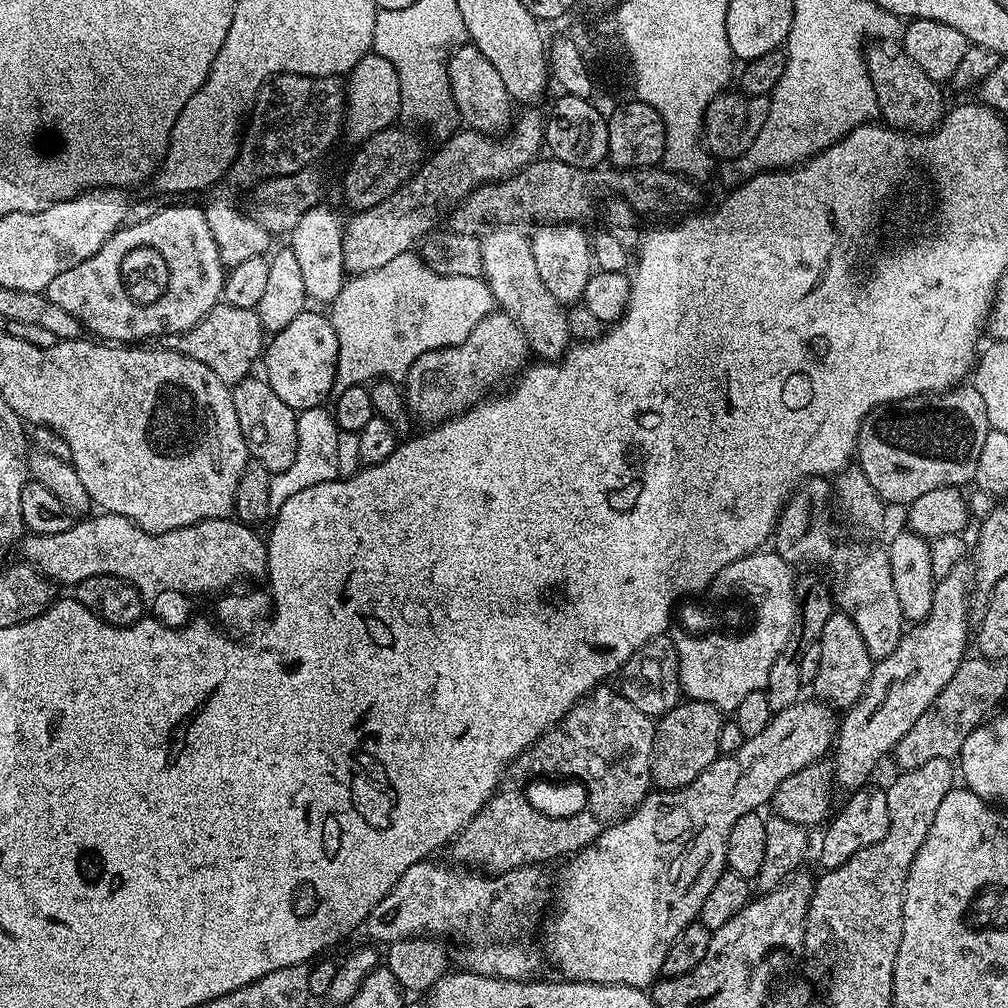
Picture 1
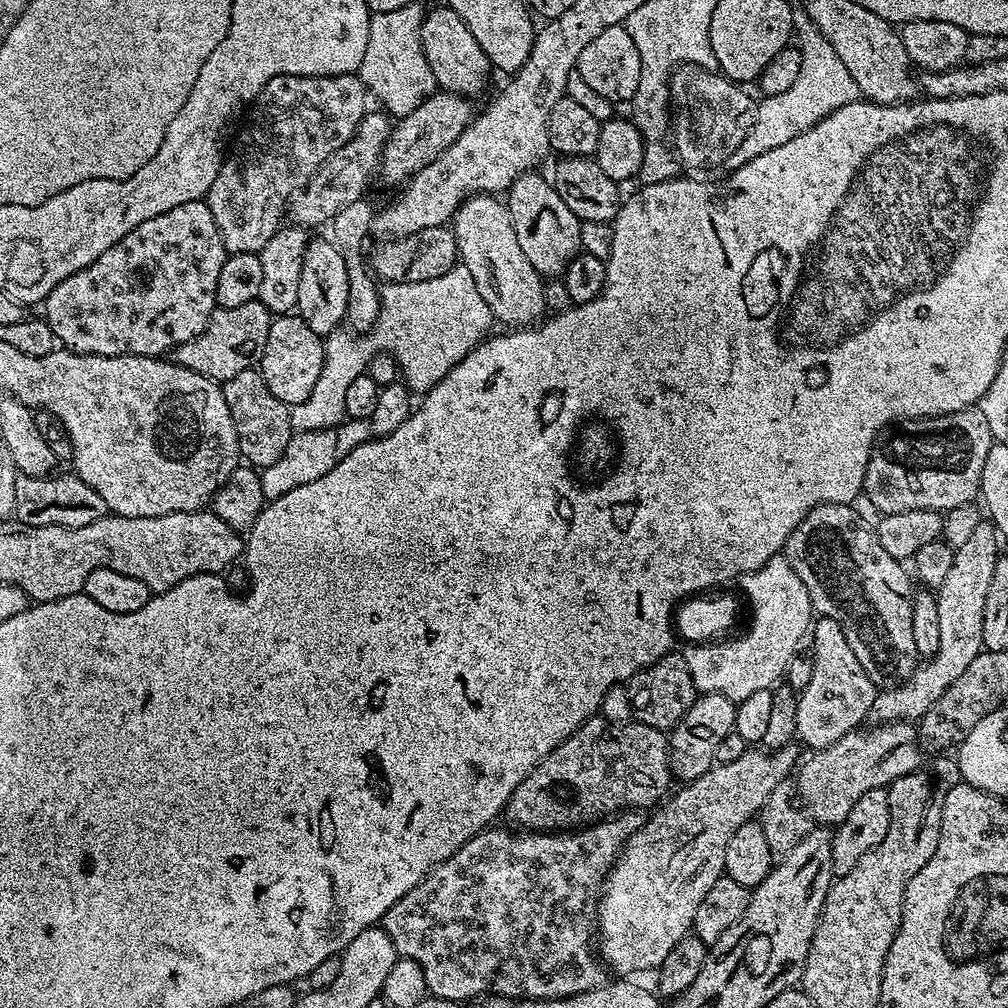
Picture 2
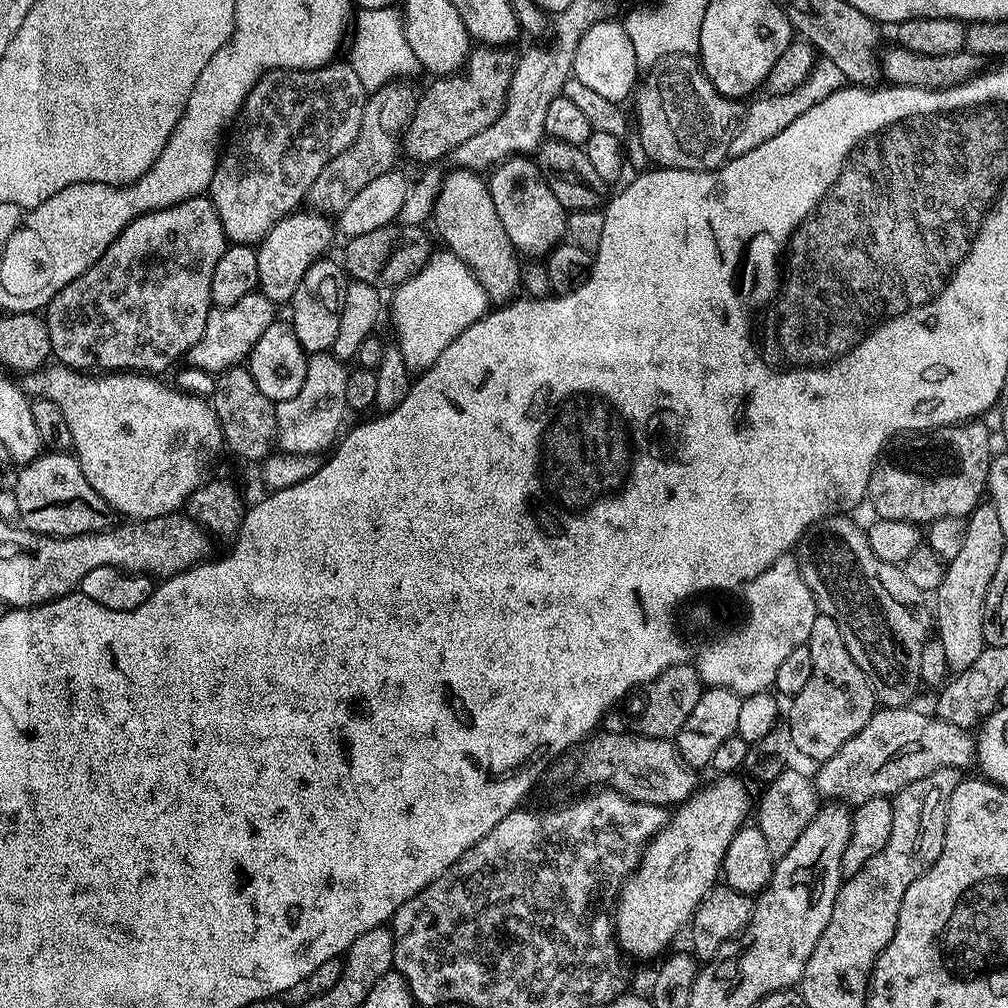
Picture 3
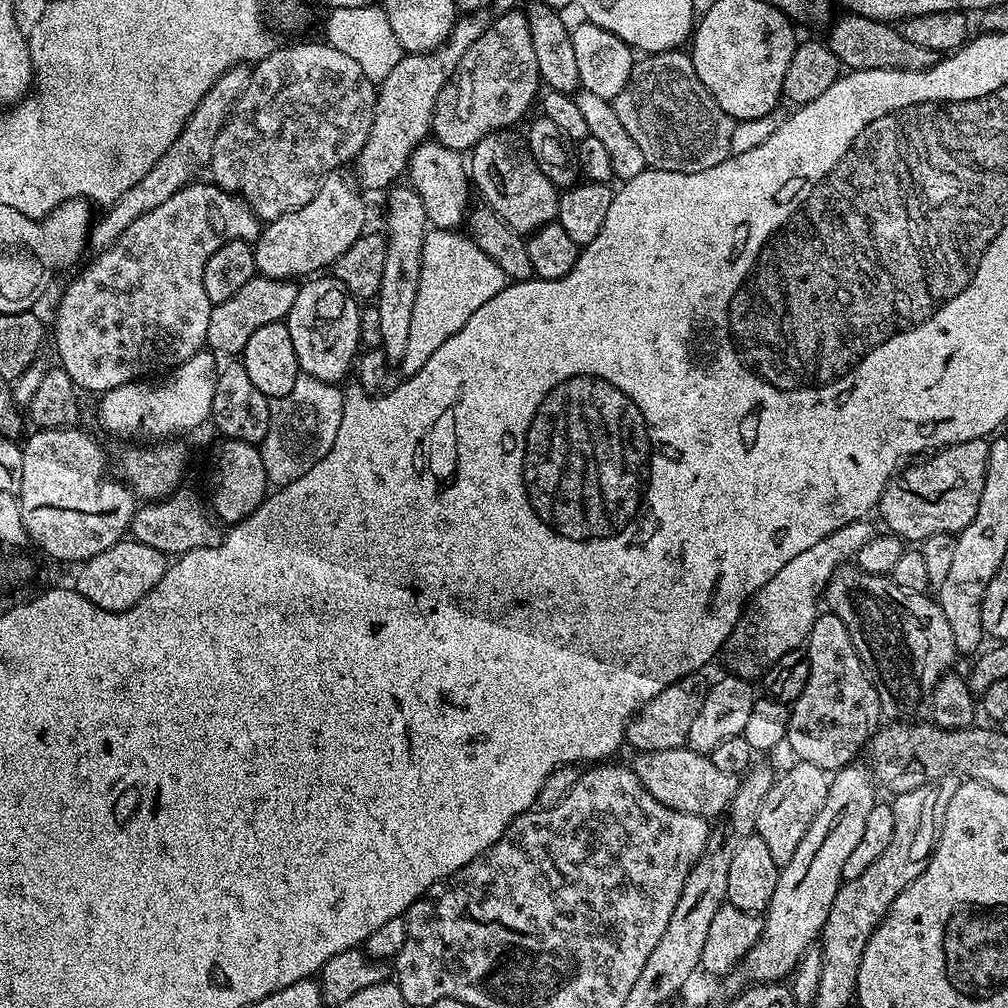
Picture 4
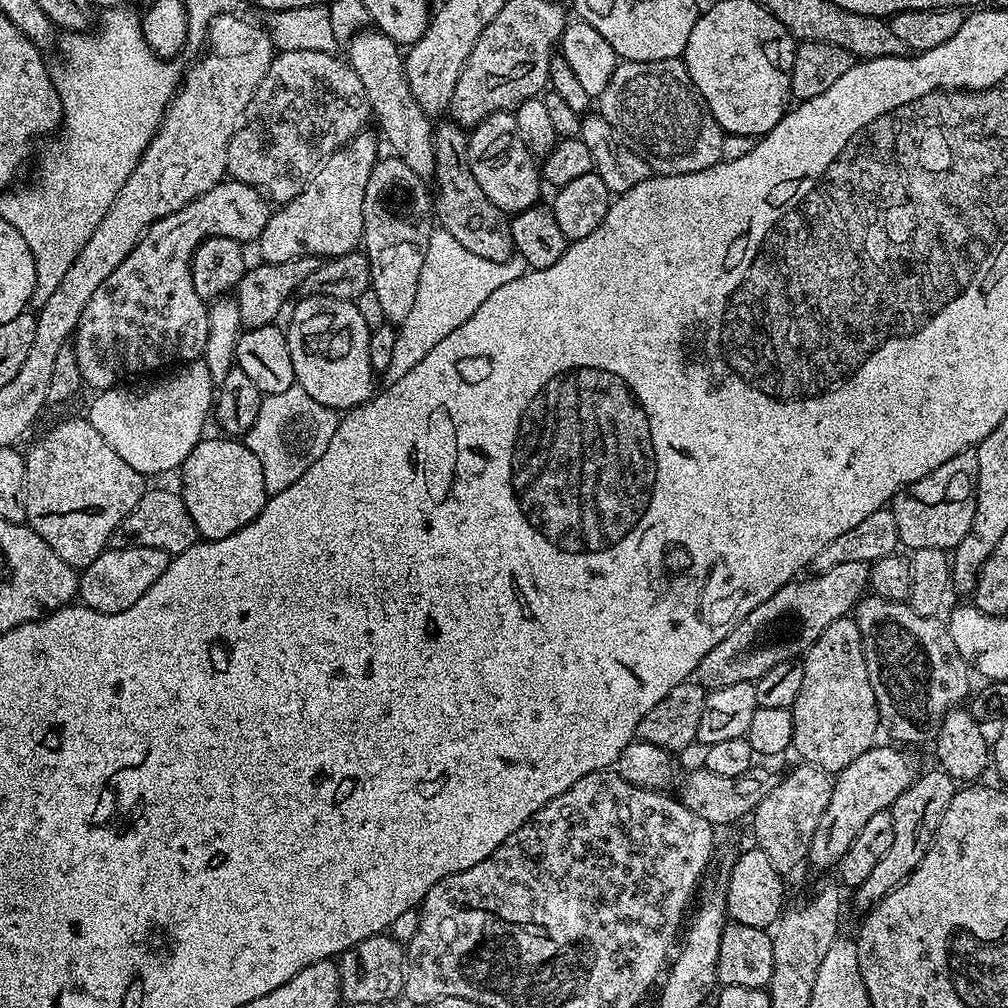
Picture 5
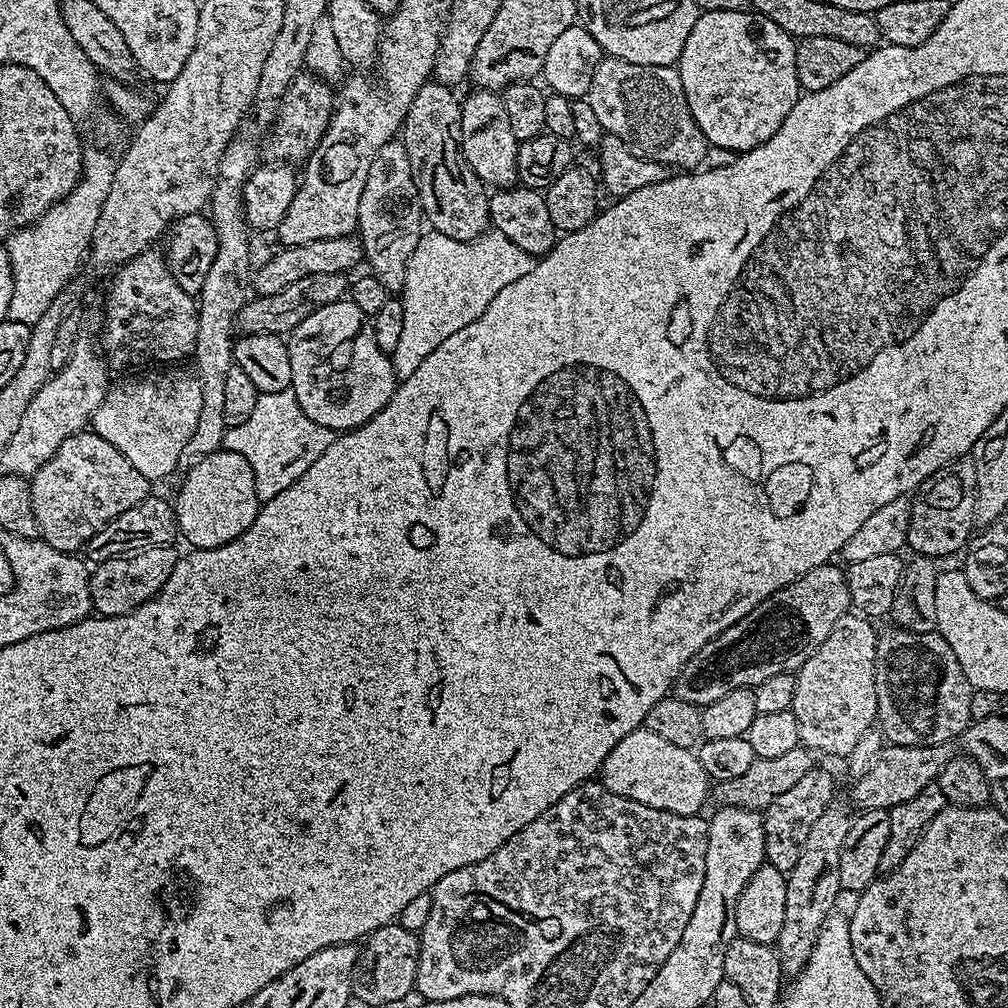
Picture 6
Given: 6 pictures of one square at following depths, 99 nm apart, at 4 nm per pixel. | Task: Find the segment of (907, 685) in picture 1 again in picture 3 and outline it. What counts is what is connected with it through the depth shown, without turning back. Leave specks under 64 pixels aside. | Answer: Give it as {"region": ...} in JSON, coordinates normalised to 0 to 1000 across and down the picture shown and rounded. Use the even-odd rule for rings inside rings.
{"region":[[[983,498],[969,500],[958,513],[954,544],[938,560],[935,577],[927,588],[927,619],[931,624],[931,633],[938,645],[938,657],[945,668],[961,663],[978,642],[974,629],[976,594],[982,581],[982,573],[986,573],[986,564],[997,547],[998,533],[994,530],[990,506]]]}

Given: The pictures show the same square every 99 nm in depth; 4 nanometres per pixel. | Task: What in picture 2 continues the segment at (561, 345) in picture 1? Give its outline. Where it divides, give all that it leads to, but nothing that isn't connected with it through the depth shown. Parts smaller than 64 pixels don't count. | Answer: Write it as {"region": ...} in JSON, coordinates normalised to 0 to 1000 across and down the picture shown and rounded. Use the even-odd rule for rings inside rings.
{"region":[[[488,192],[464,195],[448,213],[446,225],[456,249],[455,261],[466,268],[474,292],[478,292],[495,320],[497,317],[500,323],[524,323],[541,313],[540,278],[526,264],[518,244],[514,244],[514,232],[510,232],[510,220],[506,220],[504,203],[499,197]]]}

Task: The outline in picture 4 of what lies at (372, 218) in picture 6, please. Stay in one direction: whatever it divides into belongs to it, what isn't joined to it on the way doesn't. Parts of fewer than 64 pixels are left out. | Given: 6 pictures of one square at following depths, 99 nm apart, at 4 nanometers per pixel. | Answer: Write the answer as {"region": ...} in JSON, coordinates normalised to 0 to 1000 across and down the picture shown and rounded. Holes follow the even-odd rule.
{"region":[[[389,185],[384,188],[385,207],[381,210],[383,231],[383,260],[379,260],[379,280],[371,295],[375,308],[379,344],[386,359],[400,358],[407,339],[407,315],[411,312],[411,296],[415,296],[415,276],[419,272],[419,244],[426,225],[419,196],[408,185]]]}

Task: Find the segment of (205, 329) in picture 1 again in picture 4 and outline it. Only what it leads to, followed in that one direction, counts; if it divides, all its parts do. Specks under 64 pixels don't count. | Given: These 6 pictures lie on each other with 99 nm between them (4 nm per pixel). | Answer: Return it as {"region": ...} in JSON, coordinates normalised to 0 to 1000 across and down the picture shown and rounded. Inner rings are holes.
{"region":[[[255,272],[232,292],[232,296],[224,296],[224,300],[211,302],[208,308],[208,323],[204,323],[205,344],[211,350],[222,355],[230,355],[241,350],[244,339],[259,323],[268,323],[273,317],[281,318],[286,313],[288,304],[292,304],[292,296],[296,296],[296,282],[293,278],[269,278],[266,274]]]}

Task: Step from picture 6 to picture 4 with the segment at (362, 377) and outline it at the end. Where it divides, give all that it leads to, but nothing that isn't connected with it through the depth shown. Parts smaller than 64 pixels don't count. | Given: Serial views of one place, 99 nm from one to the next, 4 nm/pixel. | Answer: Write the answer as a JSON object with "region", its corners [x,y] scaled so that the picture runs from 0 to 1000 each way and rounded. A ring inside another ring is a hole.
{"region":[[[328,272],[311,273],[297,283],[296,296],[292,296],[292,304],[288,304],[284,320],[301,372],[336,382],[337,376],[350,368],[351,358],[359,345],[357,308],[358,303],[353,295],[344,290]]]}

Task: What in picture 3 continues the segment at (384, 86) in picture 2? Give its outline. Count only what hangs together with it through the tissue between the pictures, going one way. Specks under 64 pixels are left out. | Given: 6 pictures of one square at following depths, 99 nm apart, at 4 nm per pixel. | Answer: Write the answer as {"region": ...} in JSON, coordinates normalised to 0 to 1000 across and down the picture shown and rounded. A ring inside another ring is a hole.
{"region":[[[392,7],[356,9],[347,28],[347,40],[348,36],[349,49],[343,56],[343,62],[351,73],[355,73],[355,81],[359,81],[362,92],[374,91],[379,81],[389,81],[404,76],[401,75],[404,71],[414,70],[411,50],[407,50],[407,42],[403,42],[401,22]]]}

